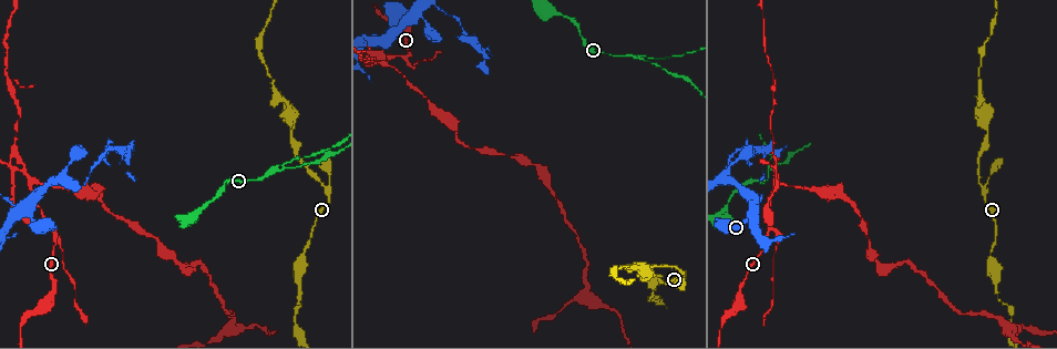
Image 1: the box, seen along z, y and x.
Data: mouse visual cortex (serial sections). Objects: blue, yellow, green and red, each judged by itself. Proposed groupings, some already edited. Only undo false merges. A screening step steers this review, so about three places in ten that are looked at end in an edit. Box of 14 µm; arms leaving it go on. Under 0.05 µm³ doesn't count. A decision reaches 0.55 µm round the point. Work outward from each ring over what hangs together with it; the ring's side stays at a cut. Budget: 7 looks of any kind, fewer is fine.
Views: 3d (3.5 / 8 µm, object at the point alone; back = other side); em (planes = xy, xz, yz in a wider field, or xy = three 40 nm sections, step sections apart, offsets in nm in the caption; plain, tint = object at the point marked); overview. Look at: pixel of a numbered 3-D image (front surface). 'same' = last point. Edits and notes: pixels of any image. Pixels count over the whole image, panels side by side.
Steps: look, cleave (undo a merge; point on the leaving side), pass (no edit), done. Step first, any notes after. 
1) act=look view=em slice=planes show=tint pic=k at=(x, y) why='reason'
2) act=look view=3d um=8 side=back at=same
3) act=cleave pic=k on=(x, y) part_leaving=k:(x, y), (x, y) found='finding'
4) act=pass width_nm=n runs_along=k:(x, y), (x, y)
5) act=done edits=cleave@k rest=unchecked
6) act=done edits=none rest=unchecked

act=look view=3d um=3.5 pic=1 at=(404, 60) why='three arms meet'

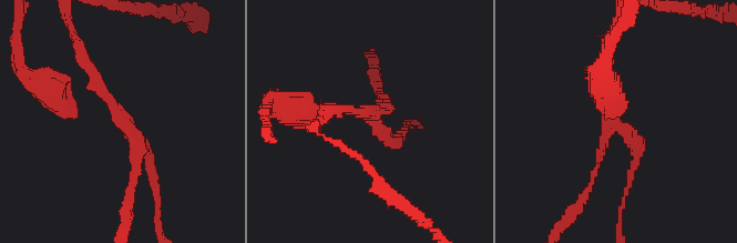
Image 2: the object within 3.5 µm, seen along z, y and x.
act=look view=em slice=xy step=2 show=tint pic=2 at=(127, 123) arms=3 arm_widths_nm=100,150,150

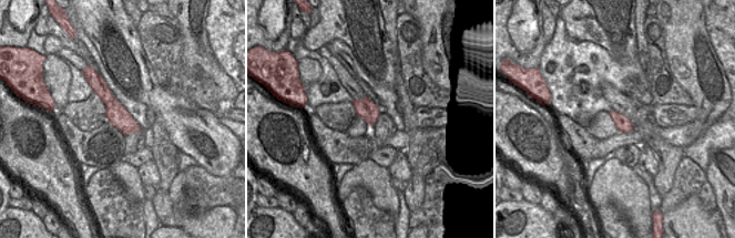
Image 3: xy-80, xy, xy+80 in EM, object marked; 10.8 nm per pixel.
act=cleave pic=2 on=(638, 153) part_leaving=2:(616, 124), (636, 144), (622, 220) found='two cells meet here'

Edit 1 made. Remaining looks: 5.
act=look view=overview

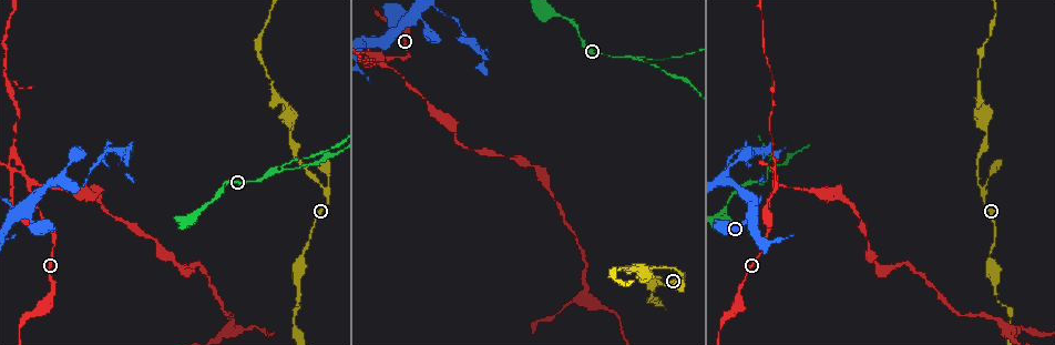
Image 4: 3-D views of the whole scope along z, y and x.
act=look view=3d um=8 side=back pic=4 at=(87, 181) why='calibre changes'

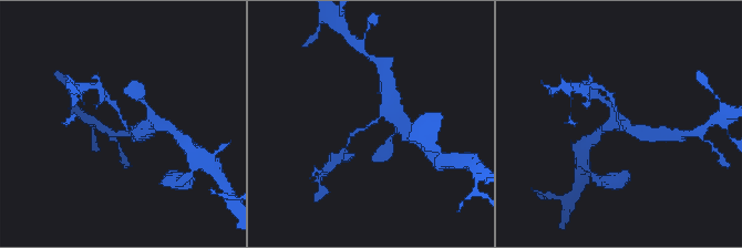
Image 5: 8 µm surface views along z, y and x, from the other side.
act=look view=3d um=3.5 pic=5 at=(123, 126)

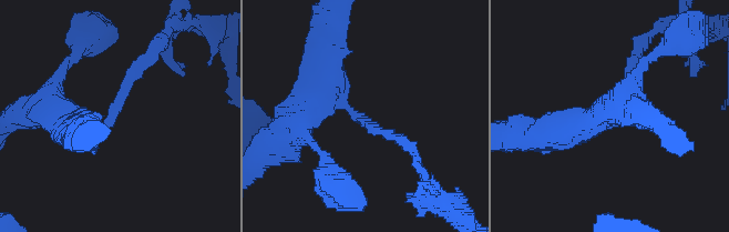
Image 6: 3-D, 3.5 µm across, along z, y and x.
act=pass arm_widths_nm=150,400 runs_along=6:(64, 116), (105, 127), (153, 51) found='one cell here'

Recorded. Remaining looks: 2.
act=look view=3d um=3.5 pic=4 at=(464, 34) why='narrows sharply'

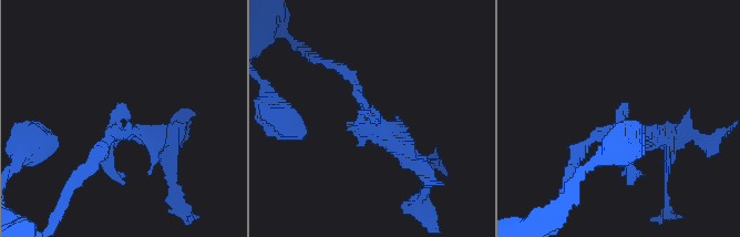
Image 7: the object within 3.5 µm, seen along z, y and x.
act=look view=em slice=xy step=5 show=tint pic=7 at=(367, 113)

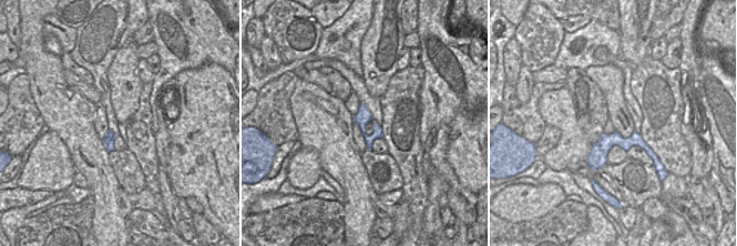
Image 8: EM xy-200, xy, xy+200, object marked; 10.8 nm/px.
act=cleave pic=7 on=(368, 119) part_leaving=7:(358, 89), (358, 100), (420, 171) found='a second cell is stuck on'

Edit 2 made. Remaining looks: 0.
act=done edits=cleave@2,cleave@7 rest=unchecked

